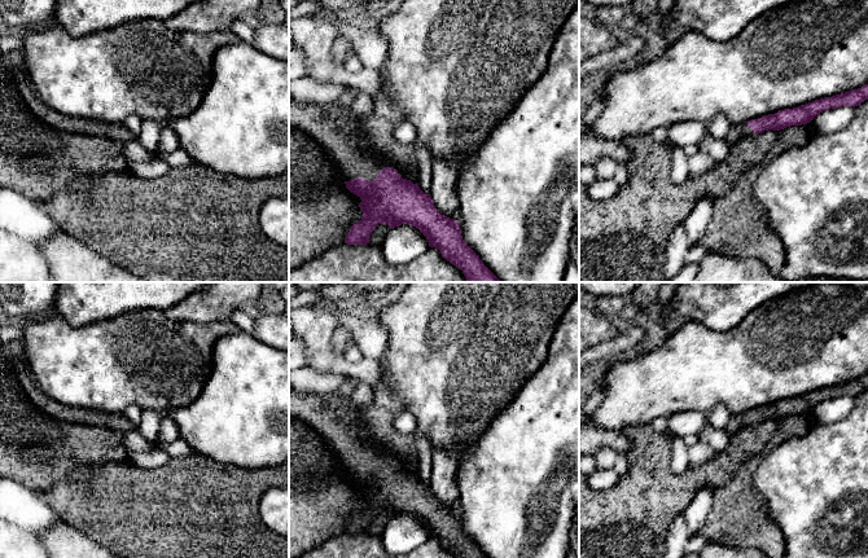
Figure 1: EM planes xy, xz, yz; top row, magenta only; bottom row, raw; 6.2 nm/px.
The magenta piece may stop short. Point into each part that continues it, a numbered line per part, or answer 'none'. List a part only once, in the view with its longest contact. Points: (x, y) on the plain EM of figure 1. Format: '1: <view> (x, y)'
1: xz (337, 422)

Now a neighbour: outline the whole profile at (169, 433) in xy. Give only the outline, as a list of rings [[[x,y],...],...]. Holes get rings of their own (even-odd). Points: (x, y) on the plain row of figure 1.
[[[166,414],[159,426],[159,434],[157,441],[174,443],[180,438],[176,423]]]

